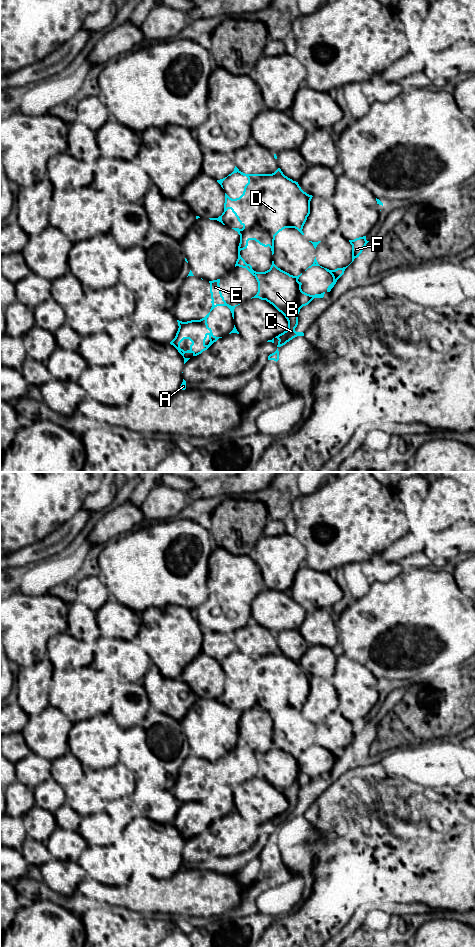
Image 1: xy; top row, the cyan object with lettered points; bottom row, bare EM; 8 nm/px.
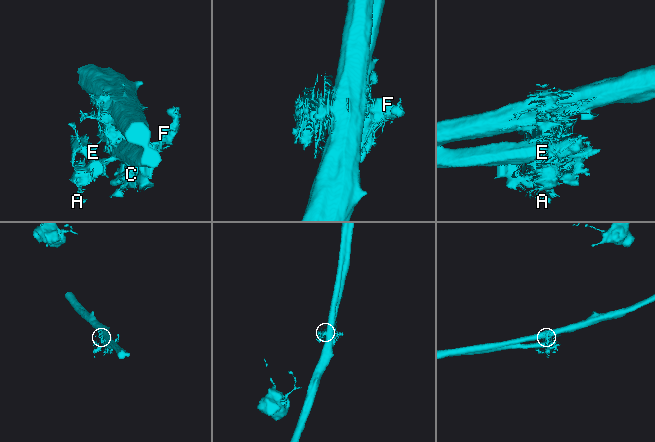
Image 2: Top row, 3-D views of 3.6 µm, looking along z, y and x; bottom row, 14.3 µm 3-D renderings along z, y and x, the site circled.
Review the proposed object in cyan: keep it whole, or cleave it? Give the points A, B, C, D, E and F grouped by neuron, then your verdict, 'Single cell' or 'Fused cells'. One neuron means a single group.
Groups: A C D E F / B. Fused cells

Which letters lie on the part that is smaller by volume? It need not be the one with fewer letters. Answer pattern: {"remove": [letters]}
{"remove": ["B"]}

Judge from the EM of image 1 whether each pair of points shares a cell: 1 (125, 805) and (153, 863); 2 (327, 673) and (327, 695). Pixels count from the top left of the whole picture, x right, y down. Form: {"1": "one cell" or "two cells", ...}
{"1": "two cells", "2": "two cells"}

